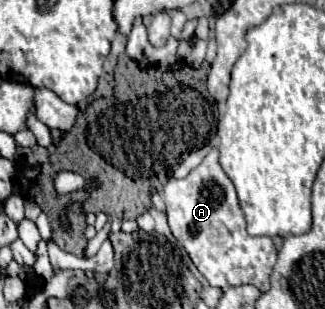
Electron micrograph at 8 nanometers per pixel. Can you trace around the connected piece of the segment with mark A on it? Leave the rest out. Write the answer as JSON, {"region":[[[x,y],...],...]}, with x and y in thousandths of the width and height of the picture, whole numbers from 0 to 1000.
{"region":[[[655,482],[575,573],[520,579],[508,599],[508,663],[538,773],[563,786],[588,845],[643,922],[674,935],[785,922],[809,948],[828,935],[828,890],[852,845],[852,806],[834,773],[778,767],[754,748],[723,605],[674,534],[668,482]]]}

